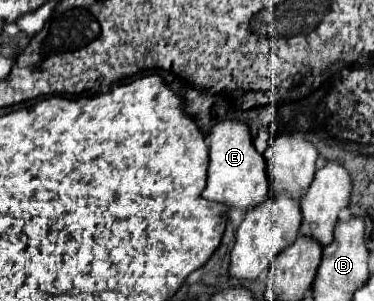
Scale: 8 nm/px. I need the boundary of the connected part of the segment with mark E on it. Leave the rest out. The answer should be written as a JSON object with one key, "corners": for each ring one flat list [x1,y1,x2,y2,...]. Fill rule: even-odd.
{"corners":[[218,120,210,134,210,166,208,166,208,184,202,192,202,198,224,202,230,208,248,210,266,200,268,194,268,176,266,176,266,160,256,150,252,142,250,128,242,120]]}

